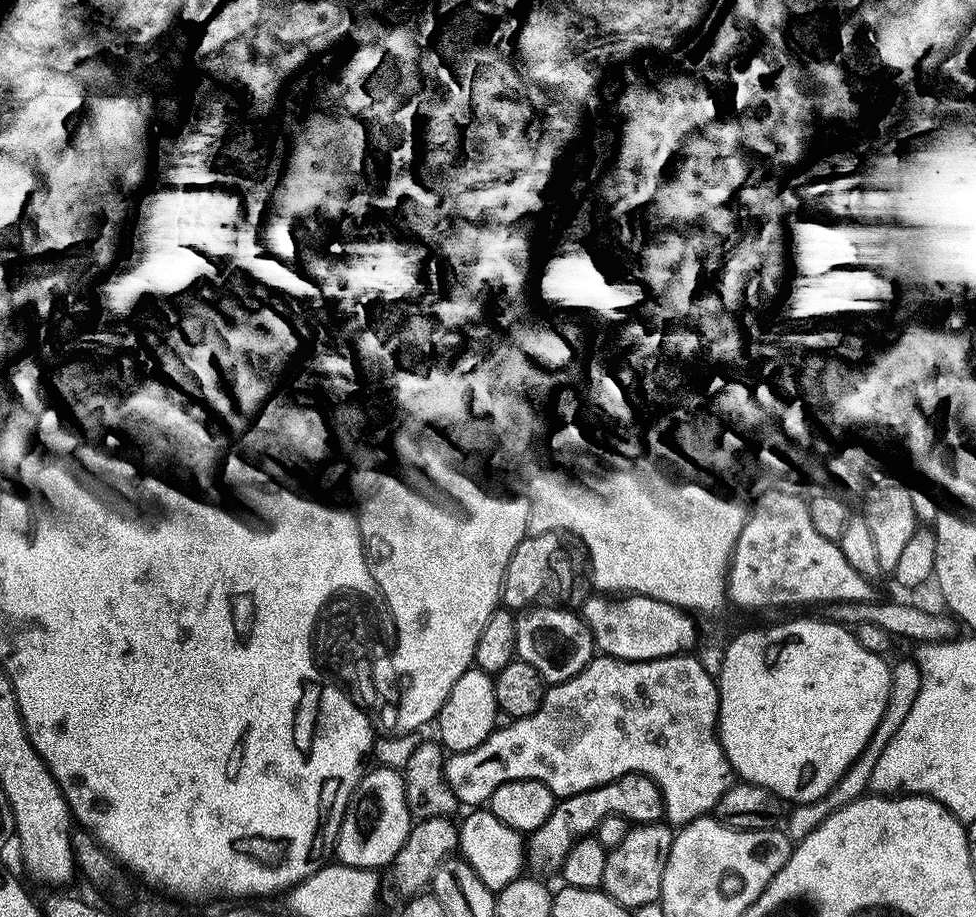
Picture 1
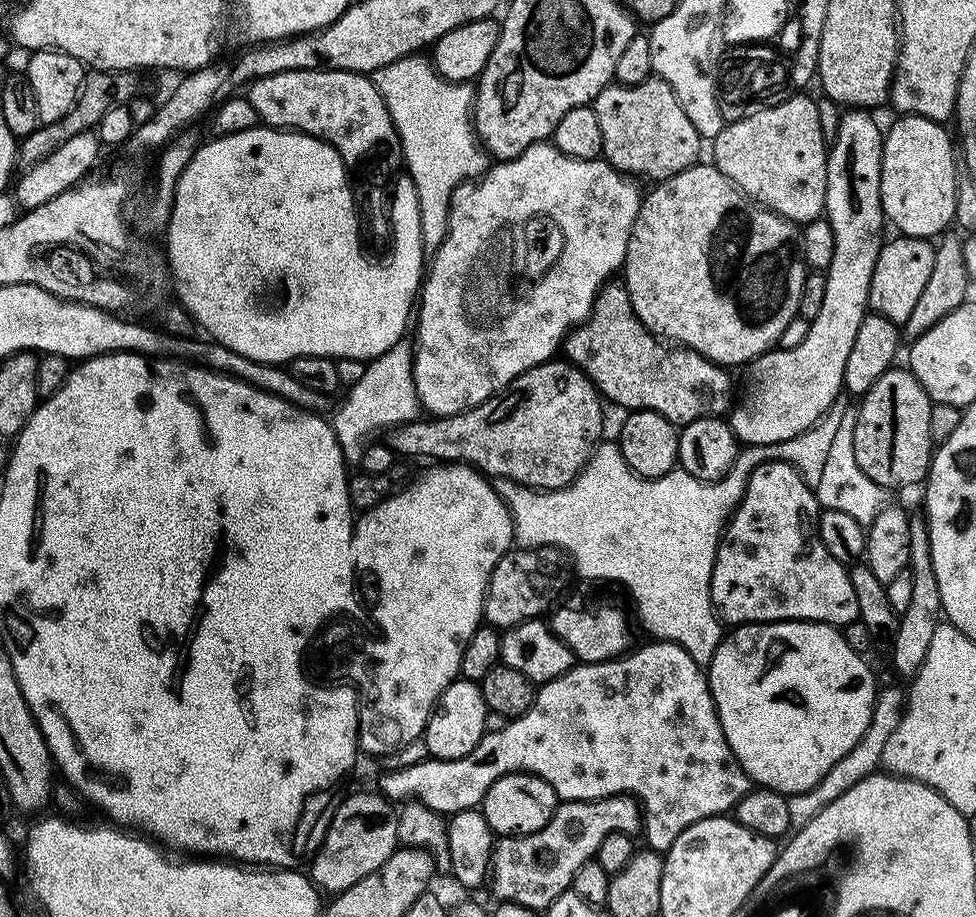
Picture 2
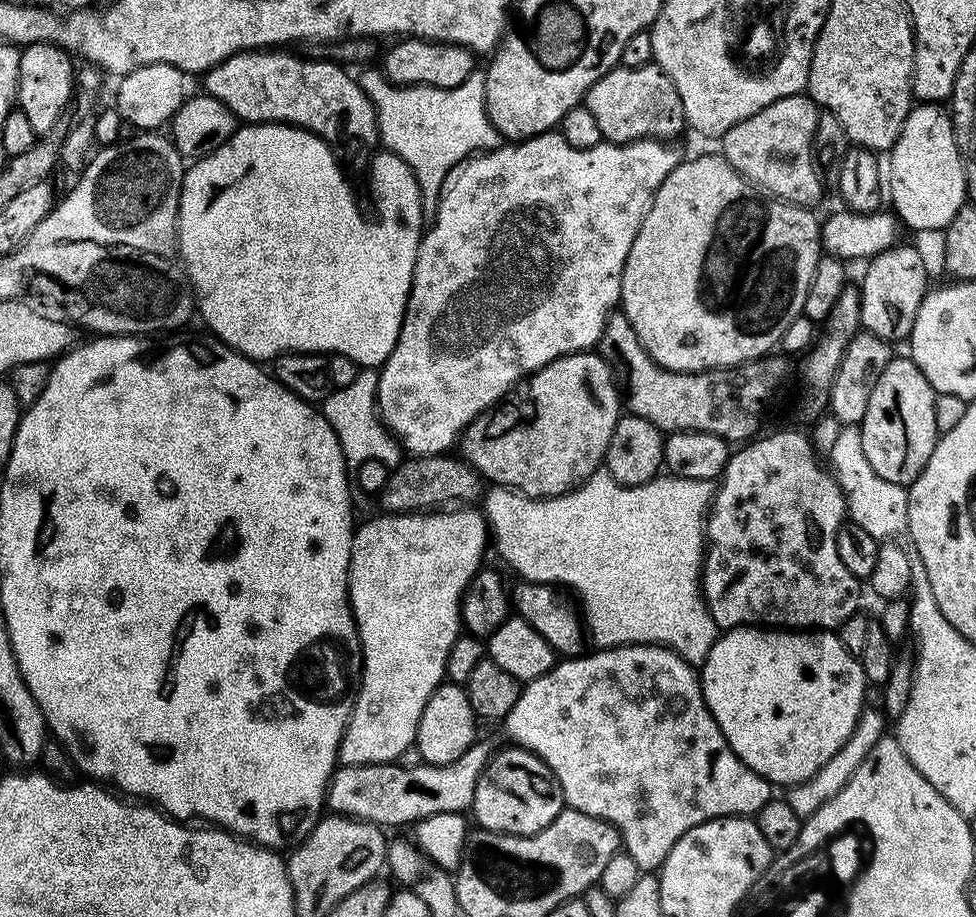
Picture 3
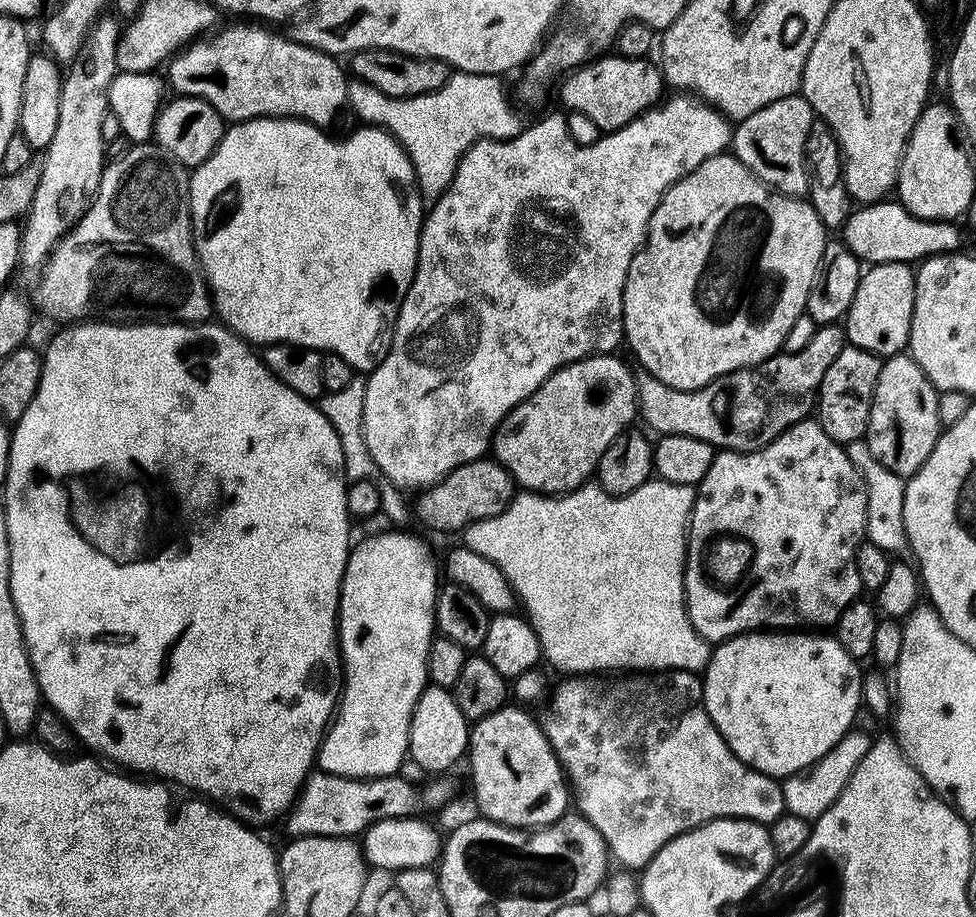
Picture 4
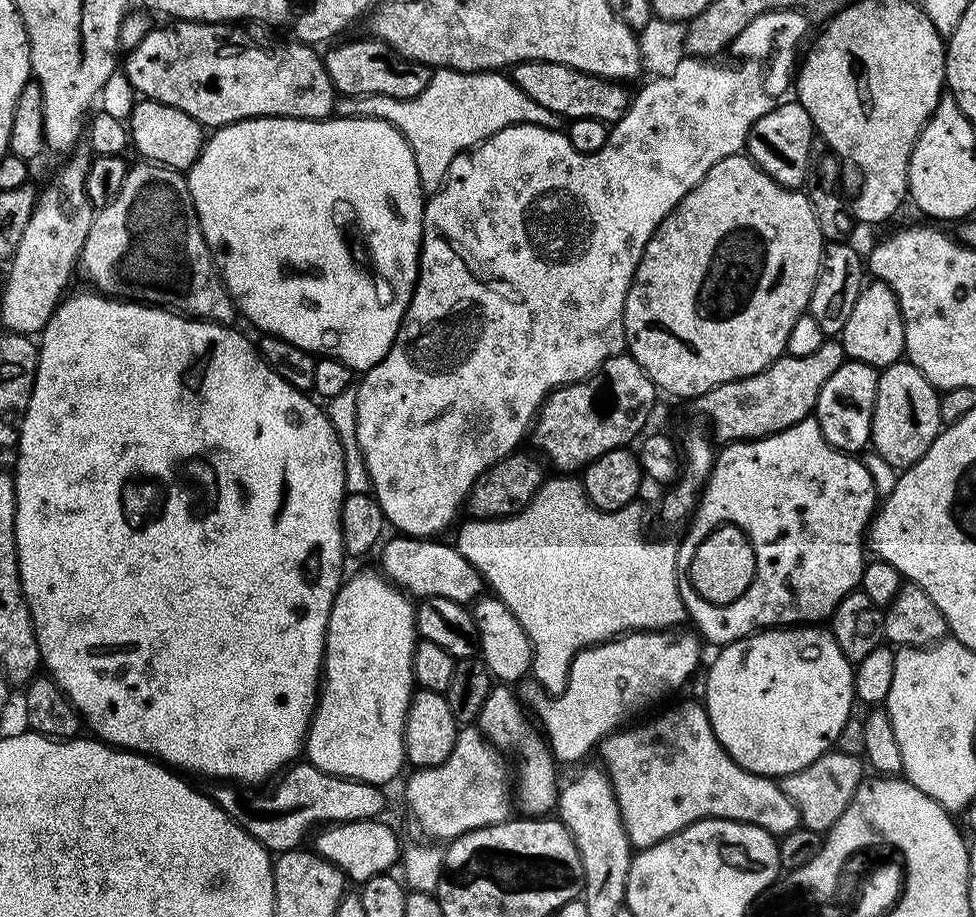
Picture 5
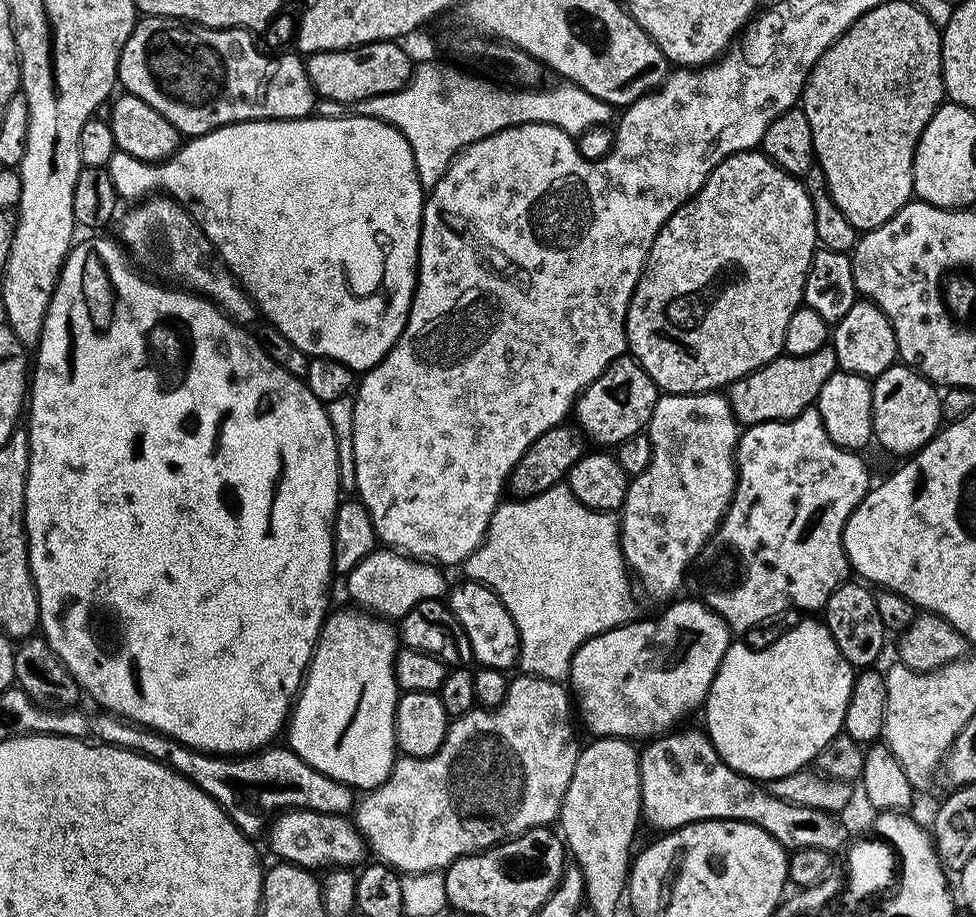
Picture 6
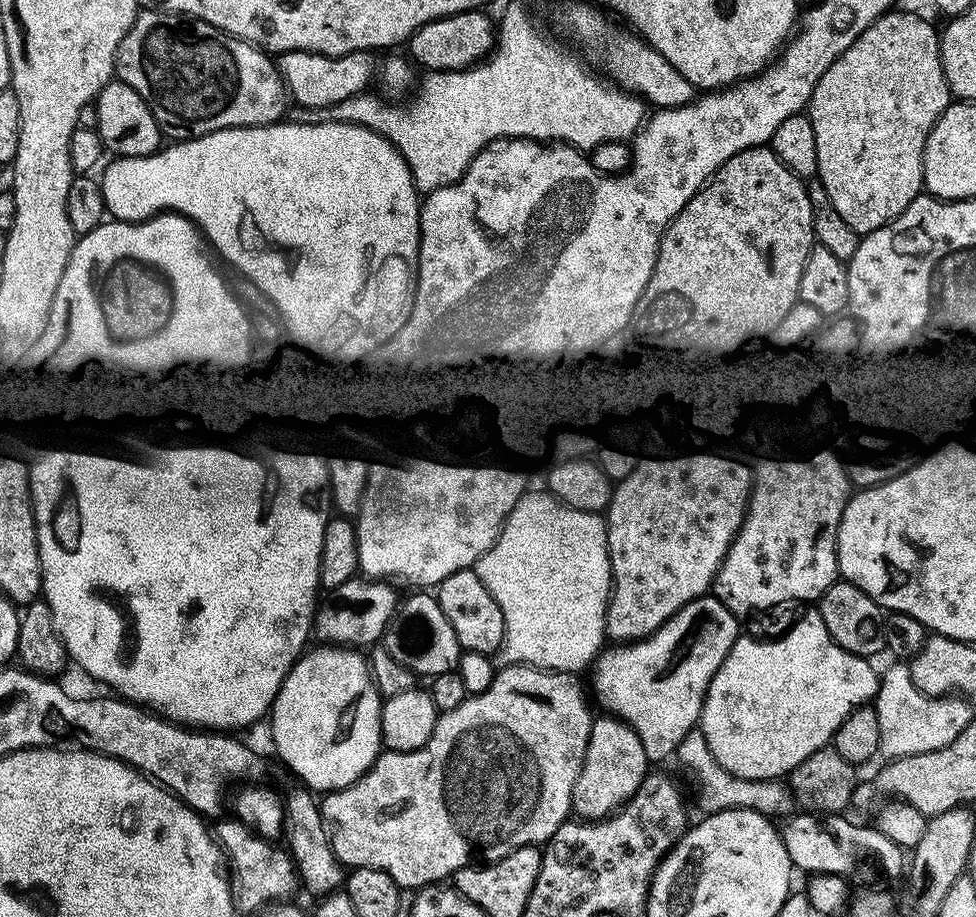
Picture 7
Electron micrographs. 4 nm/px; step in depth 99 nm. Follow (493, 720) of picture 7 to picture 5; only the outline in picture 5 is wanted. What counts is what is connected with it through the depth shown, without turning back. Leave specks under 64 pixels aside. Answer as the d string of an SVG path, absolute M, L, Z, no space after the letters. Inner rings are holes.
M464 726L456 733L456 745L450 750L450 758L433 768L417 768L411 774L408 785L404 788L404 800L416 819L416 824L428 836L447 842L457 840L470 830L478 830L486 826L503 824L509 819L508 800L510 804L510 772L504 769L505 757L501 749L495 748L489 740L480 733L479 727Z

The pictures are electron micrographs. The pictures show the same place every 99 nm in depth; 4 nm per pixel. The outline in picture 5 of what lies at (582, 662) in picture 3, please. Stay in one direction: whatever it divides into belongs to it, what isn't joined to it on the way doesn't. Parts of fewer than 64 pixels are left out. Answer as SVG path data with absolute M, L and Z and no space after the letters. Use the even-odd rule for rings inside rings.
M699 699L684 700L677 708L668 708L661 716L645 724L636 724L633 728L621 727L600 741L599 752L604 759L602 767L612 782L620 817L633 849L654 846L699 820L737 820L758 826L777 838L801 827L798 806L794 806L794 802L782 794L775 779L748 772L741 764L734 762L734 758L730 758L730 754L718 742L710 726L708 710Z

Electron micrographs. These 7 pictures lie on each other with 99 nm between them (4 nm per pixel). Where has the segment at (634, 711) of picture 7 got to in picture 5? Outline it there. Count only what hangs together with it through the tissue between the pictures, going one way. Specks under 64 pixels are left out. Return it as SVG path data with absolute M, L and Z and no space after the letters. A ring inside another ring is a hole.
M657 629L649 630L647 632L632 632L625 633L618 637L613 637L611 640L604 641L601 644L592 645L589 648L584 648L580 651L574 659L572 659L573 671L572 675L568 679L566 690L563 691L558 697L549 695L544 687L538 683L534 678L525 678L517 683L516 693L520 701L524 706L532 713L532 711L540 718L542 724L541 729L543 730L546 742L549 746L549 751L552 753L553 759L557 763L563 764L563 762L576 762L582 759L591 749L592 751L599 745L605 736L611 735L612 732L617 731L621 724L625 714L630 713L636 709L638 704L644 706L660 696L664 695L670 690L674 690L680 687L696 670L698 662L700 660L700 644L699 637L693 632L684 632L685 629Z

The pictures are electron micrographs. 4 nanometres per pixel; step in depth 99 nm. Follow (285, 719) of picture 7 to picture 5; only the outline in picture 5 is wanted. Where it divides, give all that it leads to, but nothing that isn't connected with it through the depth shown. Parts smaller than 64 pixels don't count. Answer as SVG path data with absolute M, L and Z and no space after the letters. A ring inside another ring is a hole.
M379 571L356 572L352 577L345 579L340 585L338 594L334 598L334 606L330 610L328 633L324 639L324 667L322 669L322 687L318 692L316 710L312 713L312 724L308 727L306 741L307 759L316 768L329 772L332 776L344 776L348 780L361 780L367 784L385 786L400 772L400 767L405 767L404 755L404 723L408 717L408 703L412 701L414 681L412 678L412 663L418 633L416 631L416 609L413 601L401 589L397 588L391 580L385 578Z

